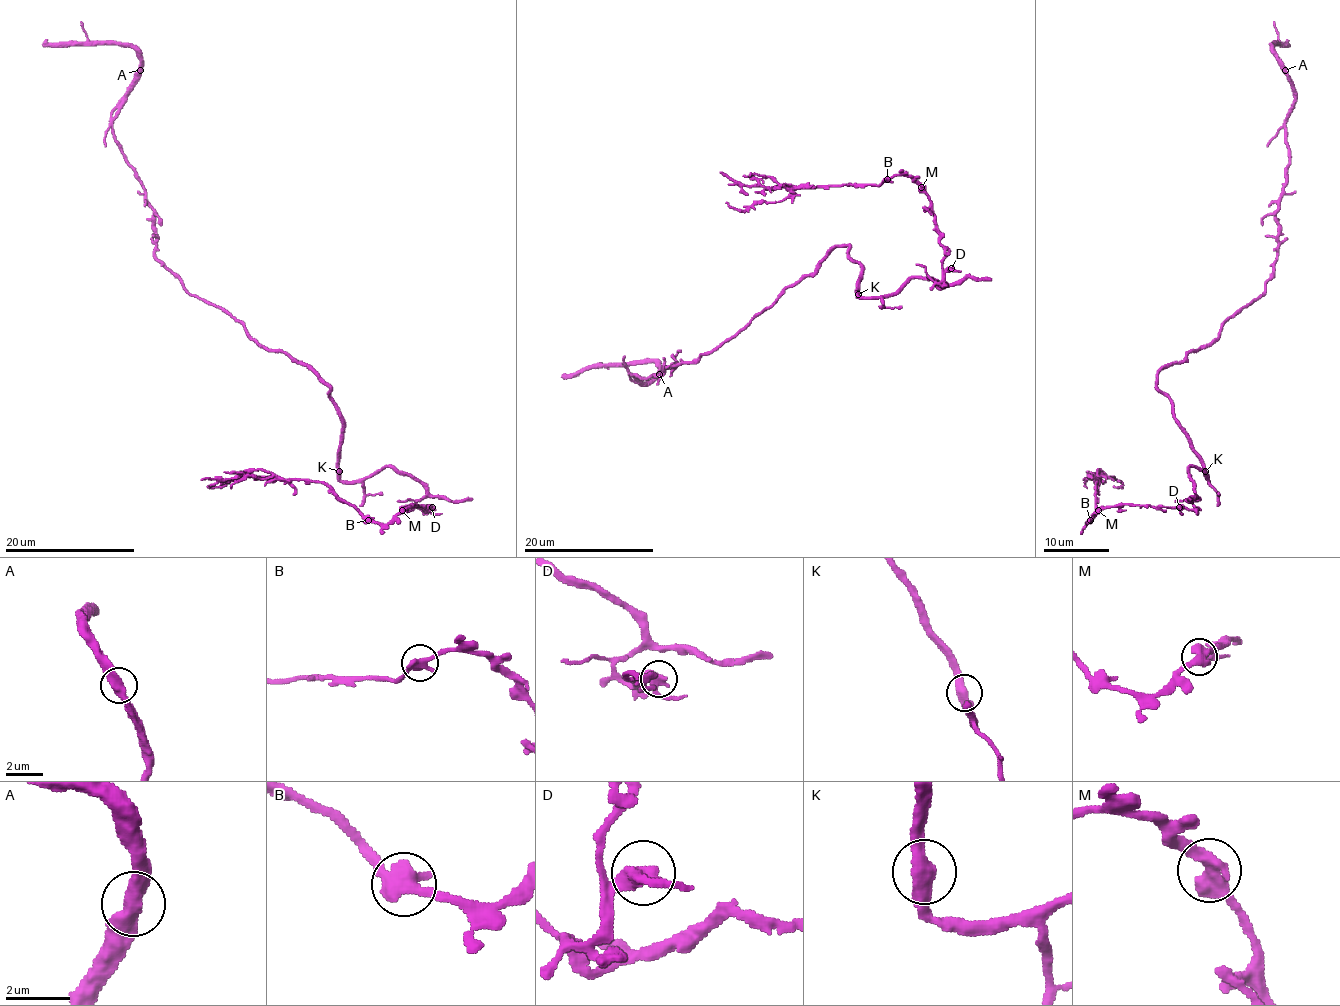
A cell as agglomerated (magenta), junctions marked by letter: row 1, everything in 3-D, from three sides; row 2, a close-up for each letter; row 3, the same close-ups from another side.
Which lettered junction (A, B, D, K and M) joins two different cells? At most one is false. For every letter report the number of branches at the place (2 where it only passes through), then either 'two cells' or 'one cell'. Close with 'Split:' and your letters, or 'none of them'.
A: 2 branches meet; one cell
B: 2 branches meet; one cell
D: 2 branches meet; one cell
K: 2 branches meet; one cell
M: 2 branches meet; one cell
Split: none of them

